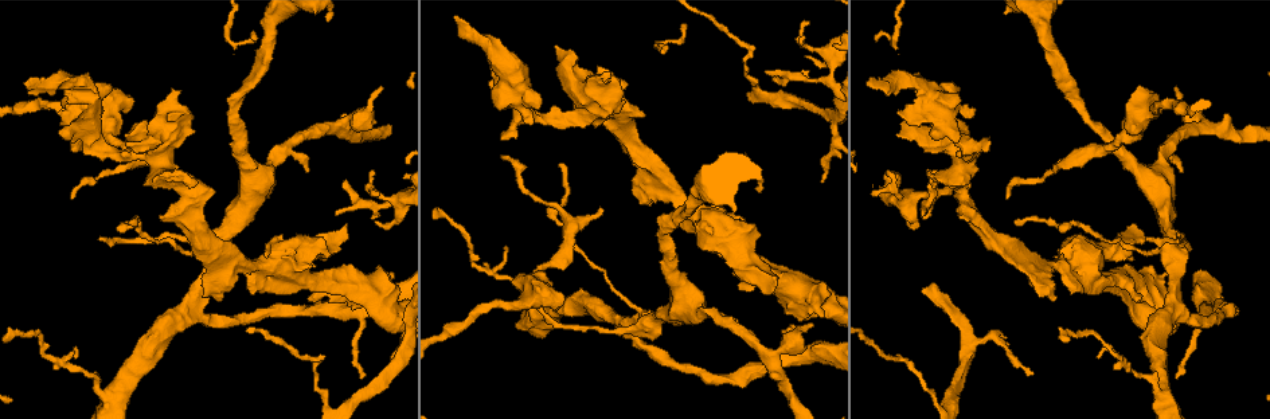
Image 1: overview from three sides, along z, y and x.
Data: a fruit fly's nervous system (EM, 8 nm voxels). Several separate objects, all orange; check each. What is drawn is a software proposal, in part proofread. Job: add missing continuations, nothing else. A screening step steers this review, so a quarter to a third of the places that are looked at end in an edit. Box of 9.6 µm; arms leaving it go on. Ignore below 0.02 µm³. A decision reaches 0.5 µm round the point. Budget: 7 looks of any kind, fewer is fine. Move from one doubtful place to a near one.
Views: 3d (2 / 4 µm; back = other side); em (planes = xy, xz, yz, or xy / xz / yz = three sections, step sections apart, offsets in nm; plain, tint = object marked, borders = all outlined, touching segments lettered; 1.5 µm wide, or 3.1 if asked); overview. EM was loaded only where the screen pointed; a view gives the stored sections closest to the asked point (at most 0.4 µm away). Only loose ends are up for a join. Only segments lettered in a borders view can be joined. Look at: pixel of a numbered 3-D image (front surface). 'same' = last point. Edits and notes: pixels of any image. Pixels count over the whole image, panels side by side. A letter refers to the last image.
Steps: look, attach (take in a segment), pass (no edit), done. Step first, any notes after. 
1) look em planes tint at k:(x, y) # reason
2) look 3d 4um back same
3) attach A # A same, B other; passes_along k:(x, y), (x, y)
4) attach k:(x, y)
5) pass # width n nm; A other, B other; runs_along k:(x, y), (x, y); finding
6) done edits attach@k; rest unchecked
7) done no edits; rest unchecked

look em planes borders at 1:(769, 75) # thin end

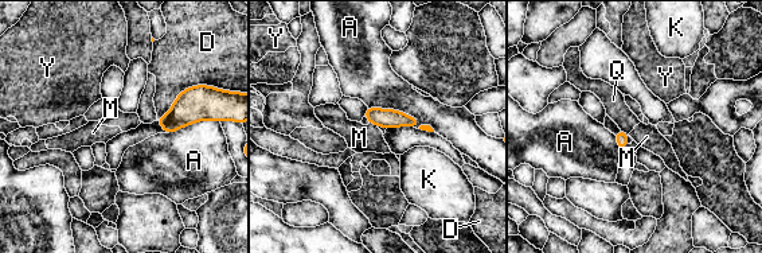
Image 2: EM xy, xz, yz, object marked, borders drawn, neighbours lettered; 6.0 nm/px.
pass # A other, D other, K other, M other, Q other, Y other; border 2:(370, 121), (376, 127); none of them fits

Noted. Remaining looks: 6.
look 3d 4um at 1:(500, 156) # thin end

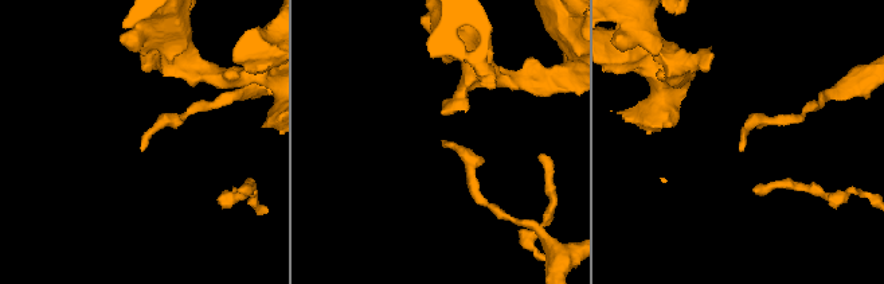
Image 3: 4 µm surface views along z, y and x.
look em planes borders at 3:(442, 140) # now the EM

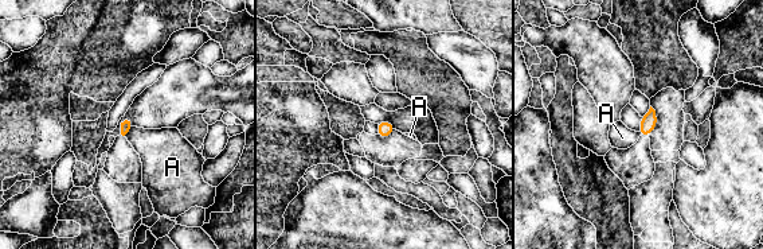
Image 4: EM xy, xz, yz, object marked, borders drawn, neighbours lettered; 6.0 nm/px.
pass # A other; border 4:(133, 127), (124, 135); none of them fits

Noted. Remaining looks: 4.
look 3d 2um back at 1:(599, 206) # branch stops here

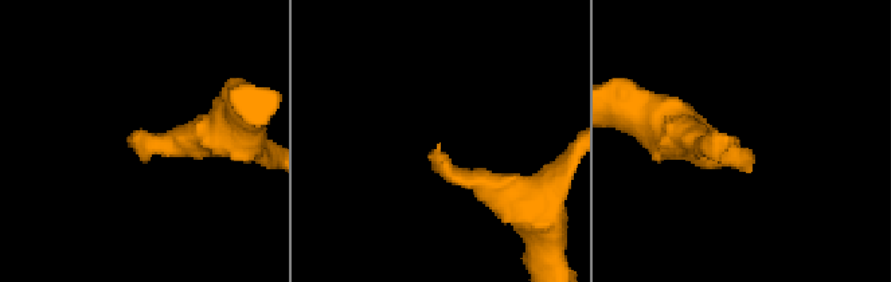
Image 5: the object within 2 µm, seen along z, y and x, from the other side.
look em planes borders at 5:(731, 139) # need the tissue

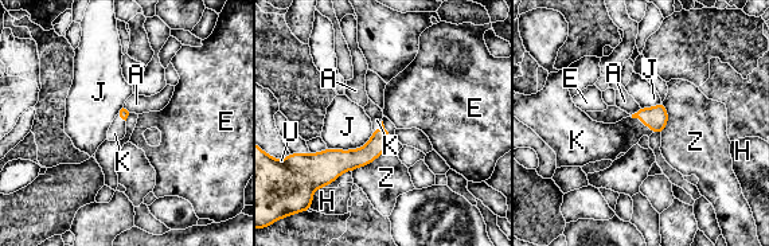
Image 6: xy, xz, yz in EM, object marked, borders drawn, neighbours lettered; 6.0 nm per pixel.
attach K # A other, E other, H other, J other, K same, U other, Z other; the neuron continues

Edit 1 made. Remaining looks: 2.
done edits attach@6; rest unchecked

